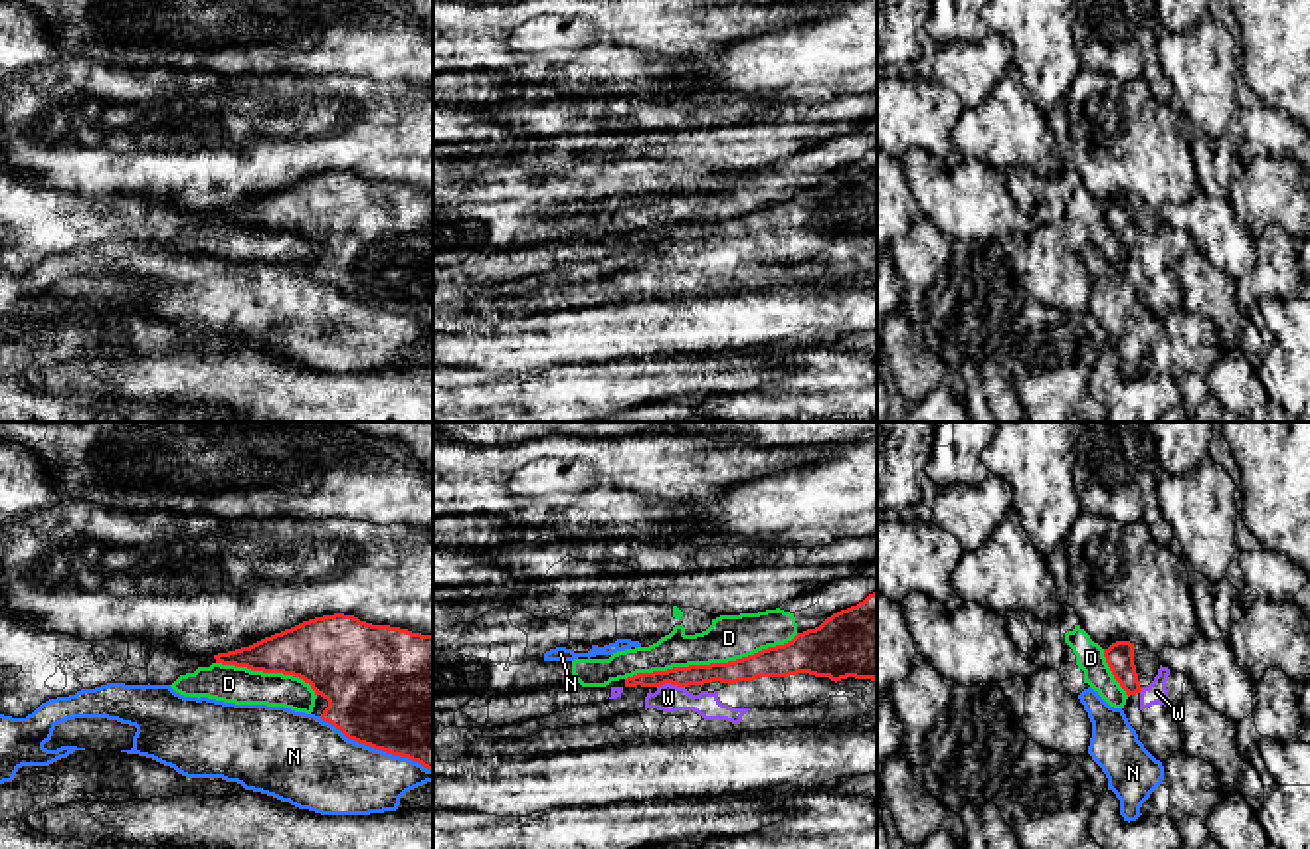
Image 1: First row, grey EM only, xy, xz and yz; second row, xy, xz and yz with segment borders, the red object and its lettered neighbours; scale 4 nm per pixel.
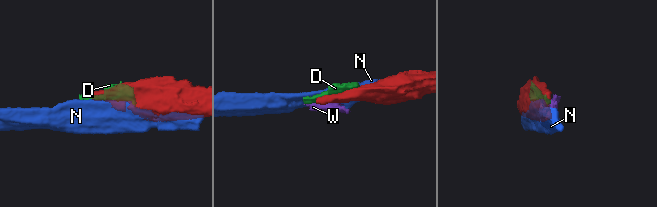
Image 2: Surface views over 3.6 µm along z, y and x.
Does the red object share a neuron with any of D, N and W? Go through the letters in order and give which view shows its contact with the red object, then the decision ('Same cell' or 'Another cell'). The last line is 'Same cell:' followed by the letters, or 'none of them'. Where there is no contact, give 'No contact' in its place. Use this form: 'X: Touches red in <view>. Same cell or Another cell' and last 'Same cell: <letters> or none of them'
D: Touches red in xz. Another cell
N: Touches red in xy. Another cell
W: Touches red in xz. Same cell
Same cell: W

